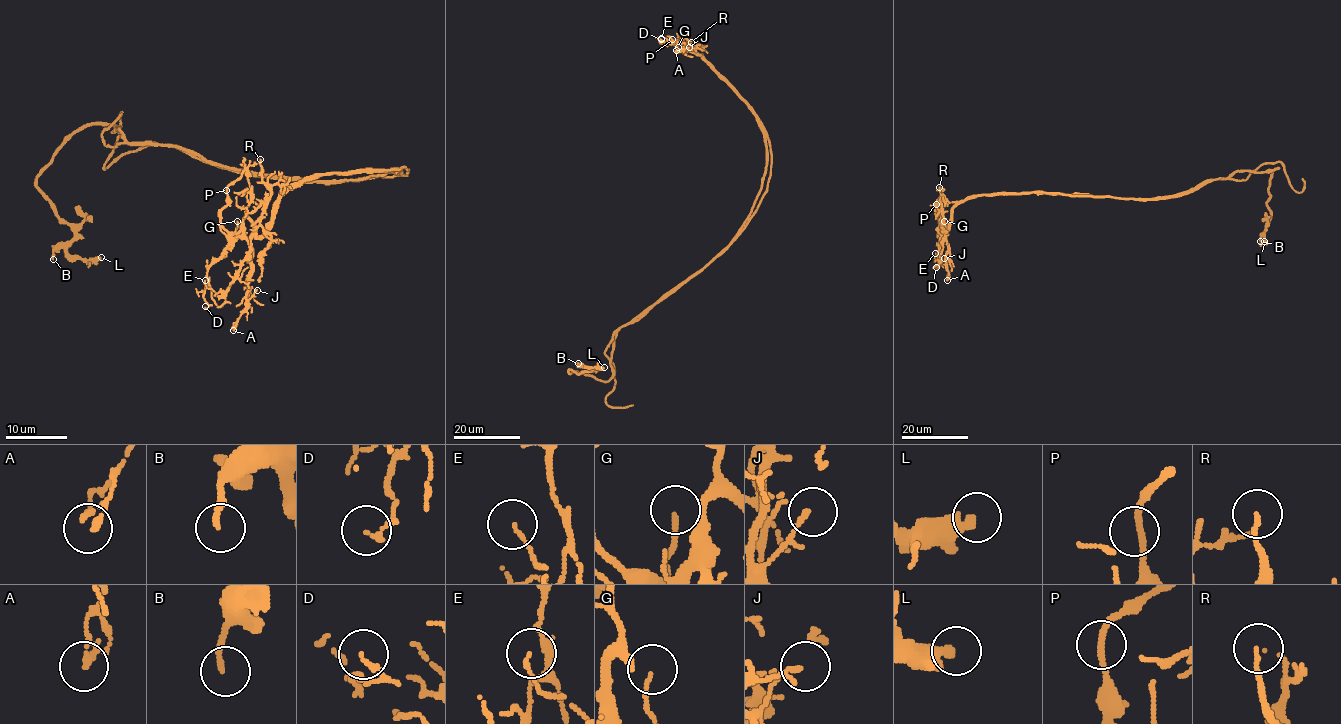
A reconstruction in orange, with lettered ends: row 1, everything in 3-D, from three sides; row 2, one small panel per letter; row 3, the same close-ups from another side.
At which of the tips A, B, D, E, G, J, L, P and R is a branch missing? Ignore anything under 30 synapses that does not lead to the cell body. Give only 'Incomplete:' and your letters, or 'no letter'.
Incomplete: no letter

